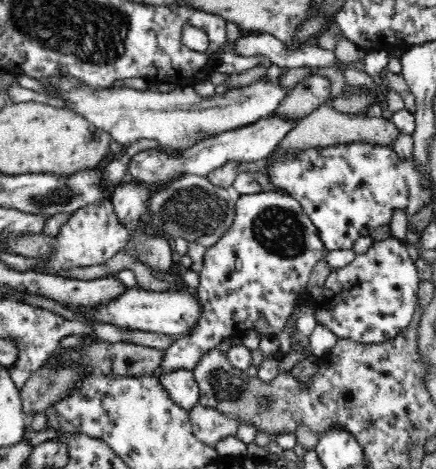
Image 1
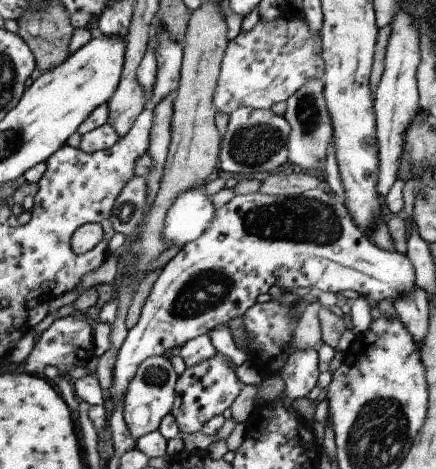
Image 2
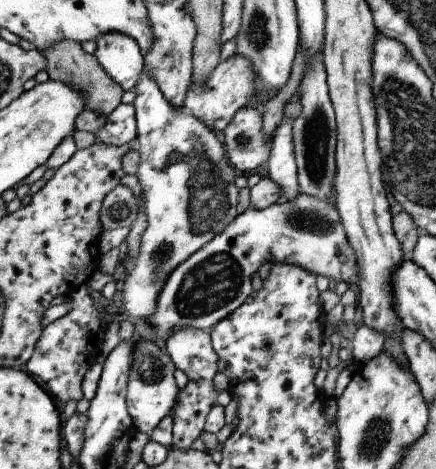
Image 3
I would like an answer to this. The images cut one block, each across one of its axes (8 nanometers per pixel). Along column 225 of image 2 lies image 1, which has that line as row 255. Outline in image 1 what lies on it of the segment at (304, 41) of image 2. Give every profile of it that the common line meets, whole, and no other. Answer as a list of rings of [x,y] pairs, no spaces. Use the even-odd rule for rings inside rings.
[[[102,198],[94,200],[82,208],[78,208],[68,222],[62,226],[58,234],[58,254],[54,256],[52,262],[42,262],[50,270],[72,270],[72,268],[88,268],[88,266],[98,266],[106,264],[116,252],[122,252],[132,240],[132,234],[126,224],[116,214],[114,200],[112,198]]]

